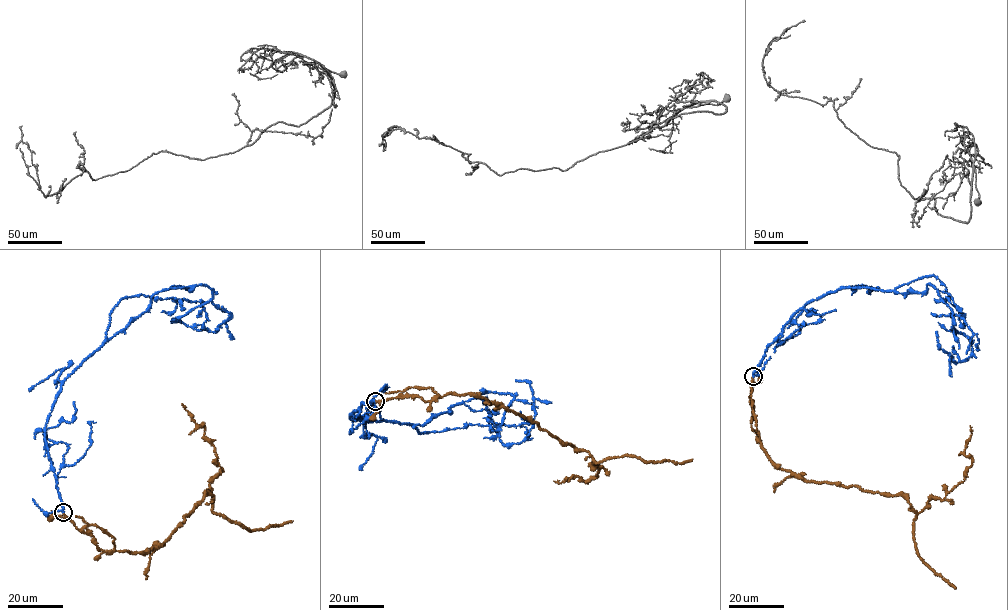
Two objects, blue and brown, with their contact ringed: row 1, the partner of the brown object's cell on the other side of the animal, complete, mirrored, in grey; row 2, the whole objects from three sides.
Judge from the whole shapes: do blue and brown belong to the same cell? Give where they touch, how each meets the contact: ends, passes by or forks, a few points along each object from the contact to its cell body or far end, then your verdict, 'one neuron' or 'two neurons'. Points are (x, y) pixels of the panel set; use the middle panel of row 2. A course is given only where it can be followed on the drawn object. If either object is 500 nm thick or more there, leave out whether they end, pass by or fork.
place (375, 401); blue passes by; brown ends; course blue (375, 401), (349, 416), (424, 424), (511, 394), (499, 430), (517, 444), (535, 412), (516, 380); course brown (375, 402), (479, 395), (588, 452), (595, 464), (590, 465), (602, 467), (587, 482), (577, 476), (553, 481); two neurons

